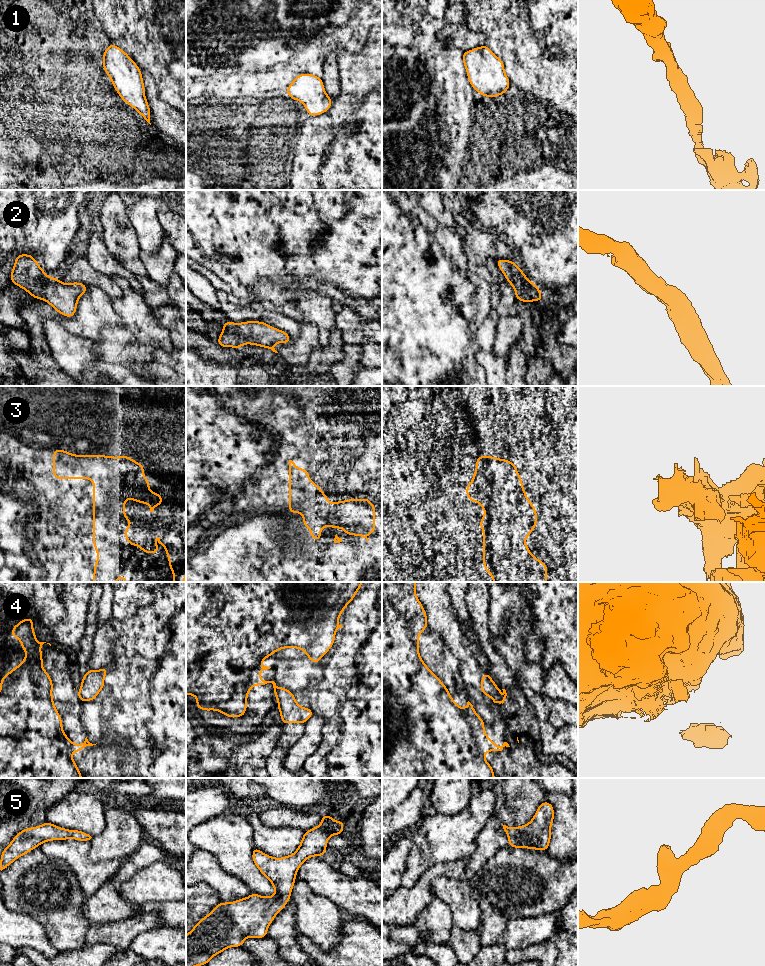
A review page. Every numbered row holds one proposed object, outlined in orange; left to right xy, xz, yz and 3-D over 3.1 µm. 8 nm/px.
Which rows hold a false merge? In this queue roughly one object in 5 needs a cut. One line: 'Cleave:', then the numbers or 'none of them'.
Cleave: 3, 4

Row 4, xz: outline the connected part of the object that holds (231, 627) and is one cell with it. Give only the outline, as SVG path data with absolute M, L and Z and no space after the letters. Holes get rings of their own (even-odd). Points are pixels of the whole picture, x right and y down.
M186 582L186 695L197 697L196 709L204 711L216 710L223 715L236 718L245 716L247 710L247 697L253 686L272 683L276 695L276 683L265 681L259 677L262 670L271 667L261 666L261 662L283 648L297 648L305 651L313 664L327 654L335 641L338 628L343 628L338 623L338 618L346 606L355 598L364 582Z

